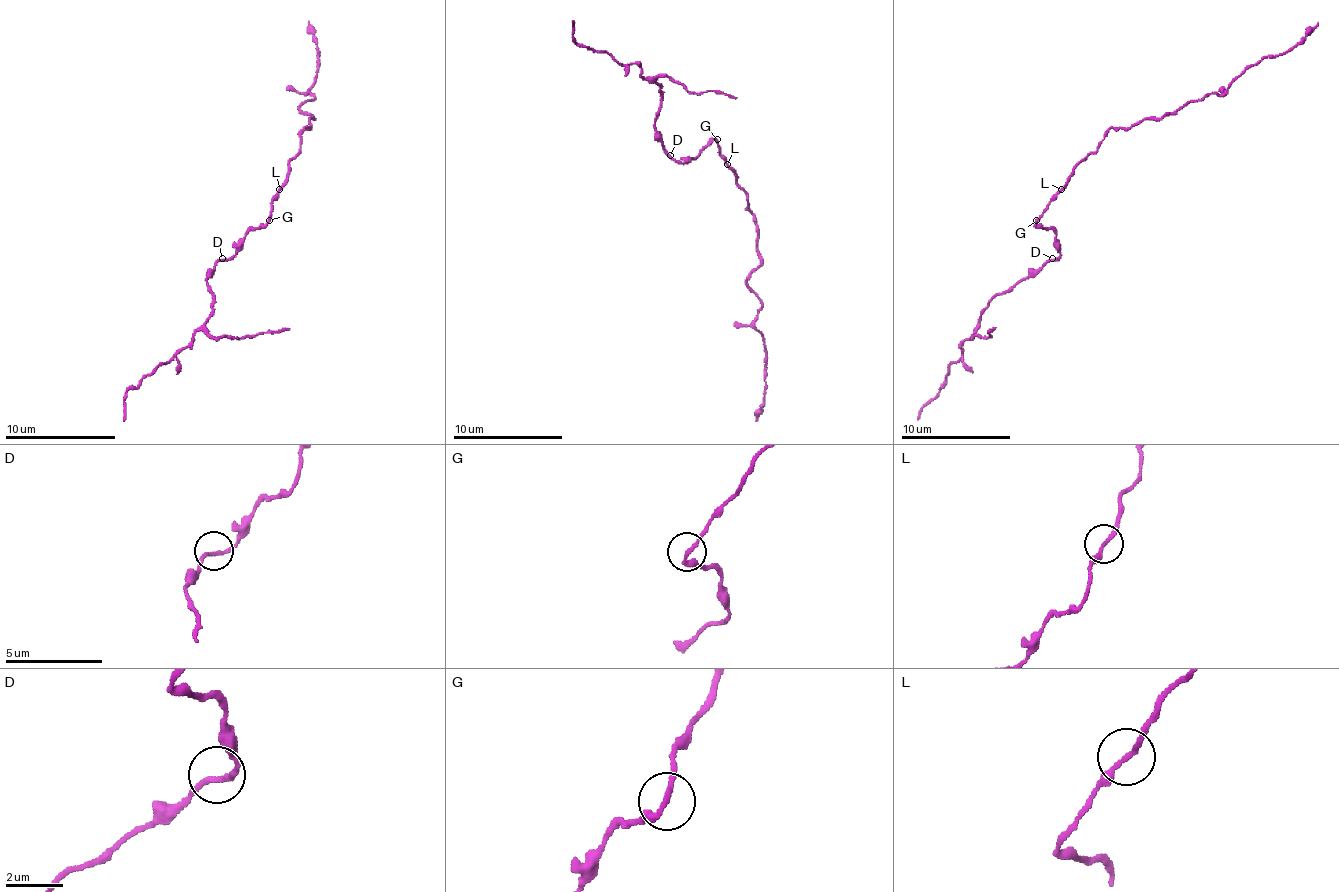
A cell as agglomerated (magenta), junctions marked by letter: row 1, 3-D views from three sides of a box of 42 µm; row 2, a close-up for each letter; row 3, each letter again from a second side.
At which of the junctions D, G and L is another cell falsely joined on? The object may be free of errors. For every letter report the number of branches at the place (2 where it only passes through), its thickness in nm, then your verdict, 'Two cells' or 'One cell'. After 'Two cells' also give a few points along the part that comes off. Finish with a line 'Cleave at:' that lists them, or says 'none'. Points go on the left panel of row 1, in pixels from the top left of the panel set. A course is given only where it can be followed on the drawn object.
D: Branches: 2. Thickness 180 nm. One cell
G: Branches: 2. Thickness 200 nm. One cell
L: Branches: 2. Thickness 190 nm. One cell
Cleave at: none

